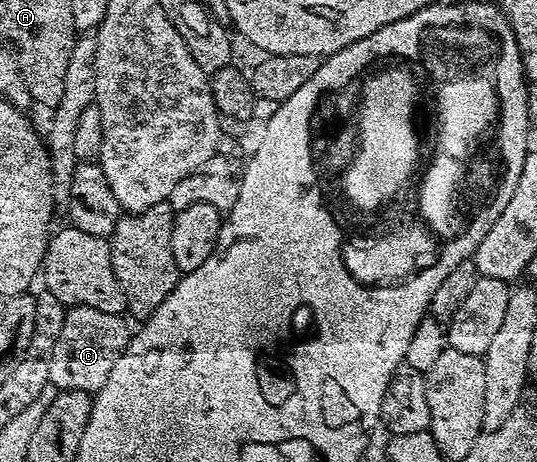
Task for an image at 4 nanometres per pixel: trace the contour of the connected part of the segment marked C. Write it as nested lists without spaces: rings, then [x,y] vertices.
[[[74,305],[63,319],[63,331],[55,339],[55,347],[51,351],[51,371],[49,381],[57,390],[83,391],[96,395],[107,383],[107,375],[111,375],[111,367],[123,355],[129,345],[131,336],[130,322],[120,313],[95,311],[95,307]]]

